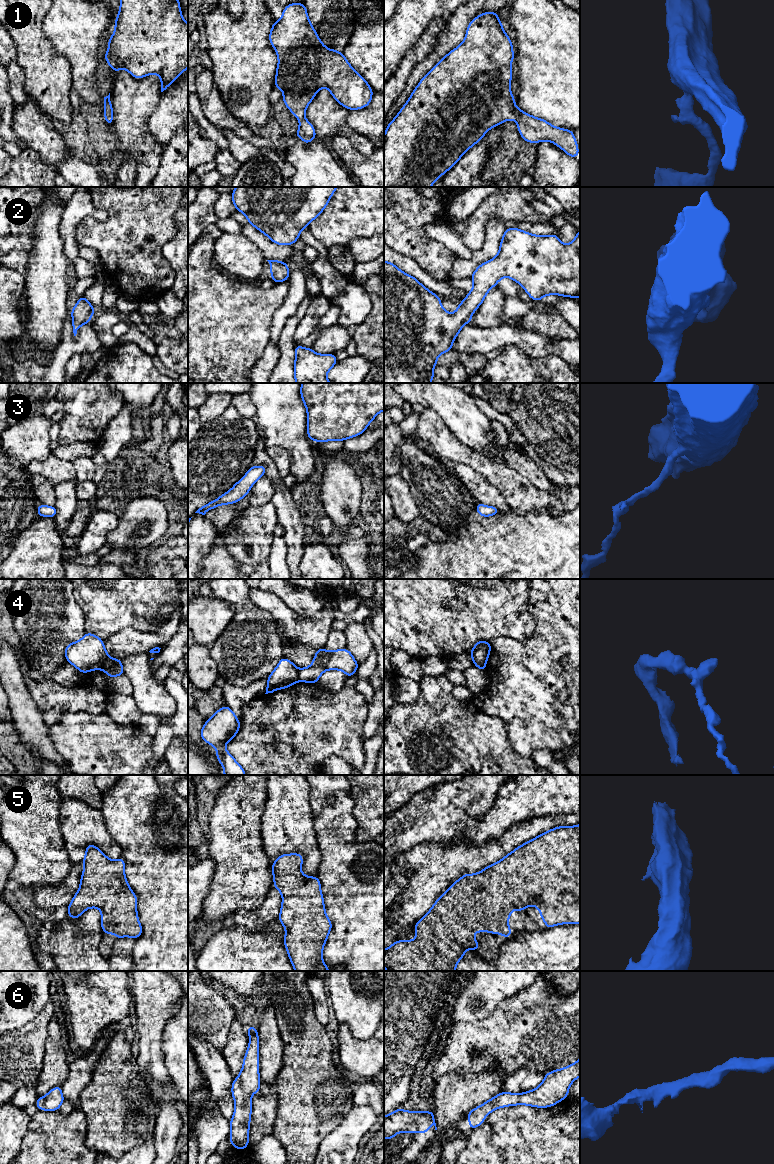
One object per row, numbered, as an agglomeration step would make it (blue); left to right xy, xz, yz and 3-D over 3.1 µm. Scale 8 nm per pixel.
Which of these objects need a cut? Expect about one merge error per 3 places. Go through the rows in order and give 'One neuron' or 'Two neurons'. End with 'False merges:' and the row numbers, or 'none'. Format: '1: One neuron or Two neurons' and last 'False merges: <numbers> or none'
1: One neuron
2: One neuron
3: One neuron
4: Two neurons
5: One neuron
6: One neuron
False merges: 4

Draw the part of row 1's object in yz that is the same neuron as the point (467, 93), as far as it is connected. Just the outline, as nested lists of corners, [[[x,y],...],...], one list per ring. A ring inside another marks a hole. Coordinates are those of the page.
[[[484,12],[467,26],[464,41],[444,56],[412,91],[411,96],[388,124],[384,136],[384,187],[431,187],[443,174],[493,127],[515,119],[522,139],[529,143],[549,141],[573,158],[579,156],[573,130],[551,125],[529,115],[515,104],[511,93],[511,64],[515,59],[512,41],[505,33],[498,12]]]

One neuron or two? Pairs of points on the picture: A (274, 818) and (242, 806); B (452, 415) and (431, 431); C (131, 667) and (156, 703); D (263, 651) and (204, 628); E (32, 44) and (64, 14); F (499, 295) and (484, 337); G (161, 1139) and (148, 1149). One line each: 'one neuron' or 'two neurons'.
A: two neurons
B: two neurons
C: one neuron
D: two neurons
E: two neurons
F: two neurons
G: two neurons

